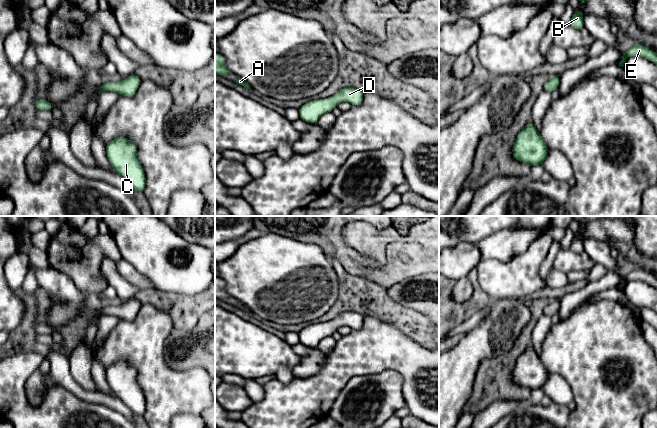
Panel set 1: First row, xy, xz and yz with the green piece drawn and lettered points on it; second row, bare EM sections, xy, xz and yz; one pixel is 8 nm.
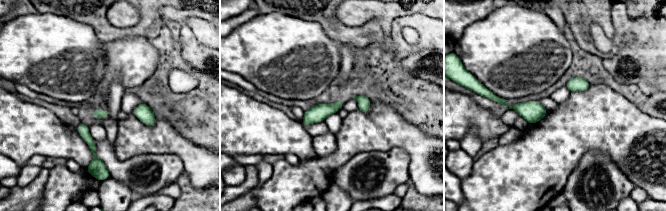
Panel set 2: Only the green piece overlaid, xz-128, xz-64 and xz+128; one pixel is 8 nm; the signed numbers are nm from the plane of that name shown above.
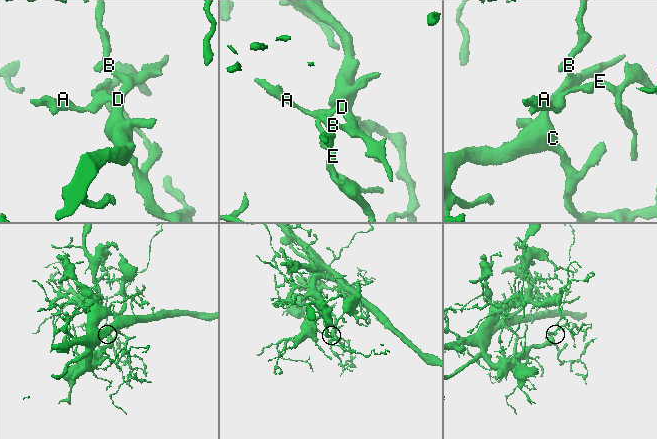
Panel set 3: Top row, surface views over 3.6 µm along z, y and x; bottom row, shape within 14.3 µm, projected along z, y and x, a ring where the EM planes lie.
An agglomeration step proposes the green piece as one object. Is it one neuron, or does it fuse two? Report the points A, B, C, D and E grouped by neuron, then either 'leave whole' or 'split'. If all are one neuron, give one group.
groups A B C D E; leave whole

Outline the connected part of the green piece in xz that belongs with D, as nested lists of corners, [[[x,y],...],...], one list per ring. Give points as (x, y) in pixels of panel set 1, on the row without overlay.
[[[346,311],[332,321],[311,323],[298,333],[299,343],[309,348],[317,348],[323,338],[332,336],[340,326],[348,326],[352,330],[358,330],[362,327],[363,320],[363,315],[354,311]]]

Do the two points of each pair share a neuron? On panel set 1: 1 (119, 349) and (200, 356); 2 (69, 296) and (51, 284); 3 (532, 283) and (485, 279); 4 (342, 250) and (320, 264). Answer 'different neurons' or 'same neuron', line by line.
1: different neurons
2: same neuron
3: same neuron
4: different neurons

